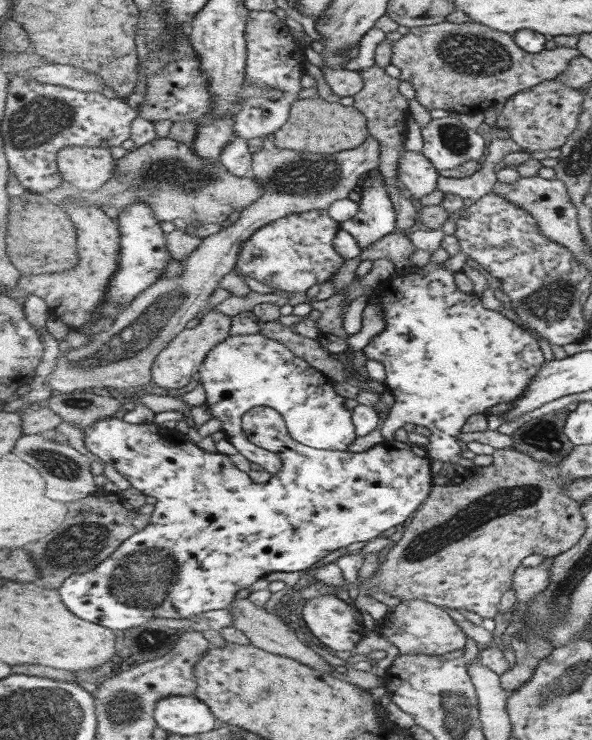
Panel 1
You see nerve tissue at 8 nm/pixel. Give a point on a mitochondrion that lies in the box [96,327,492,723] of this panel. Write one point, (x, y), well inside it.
(144, 579)

